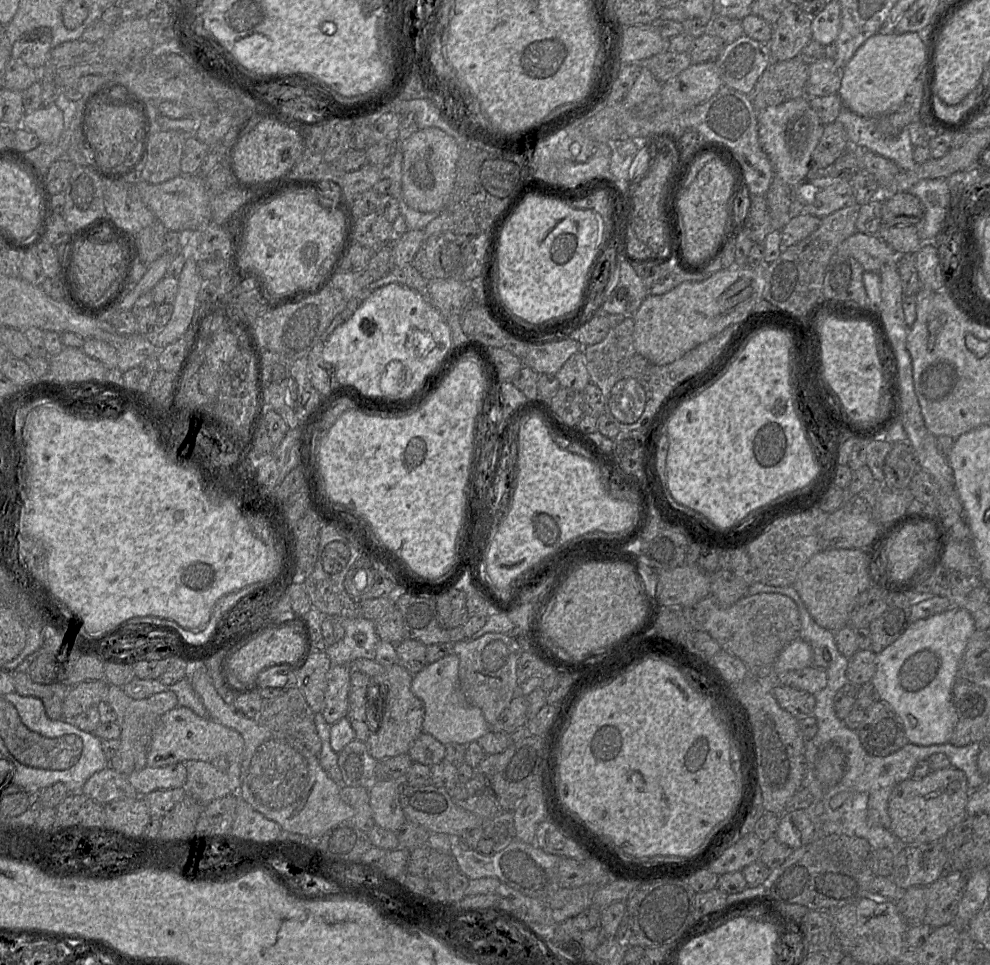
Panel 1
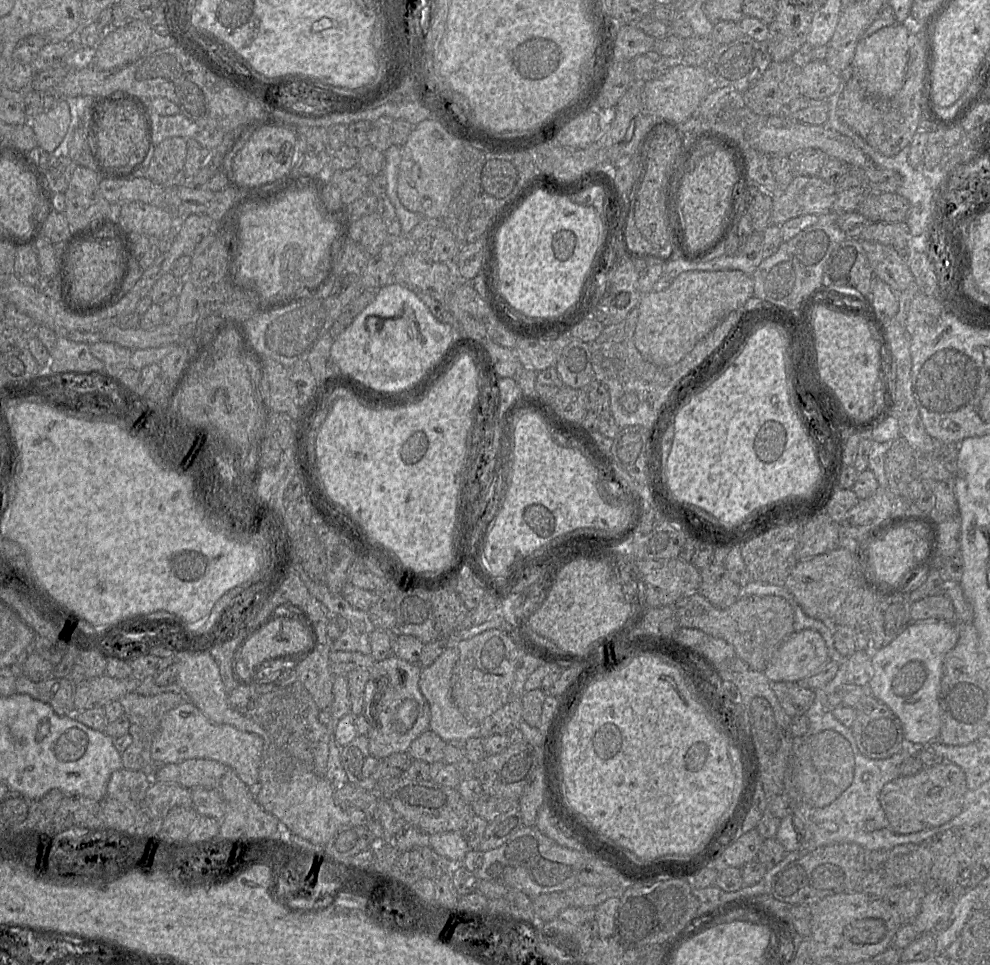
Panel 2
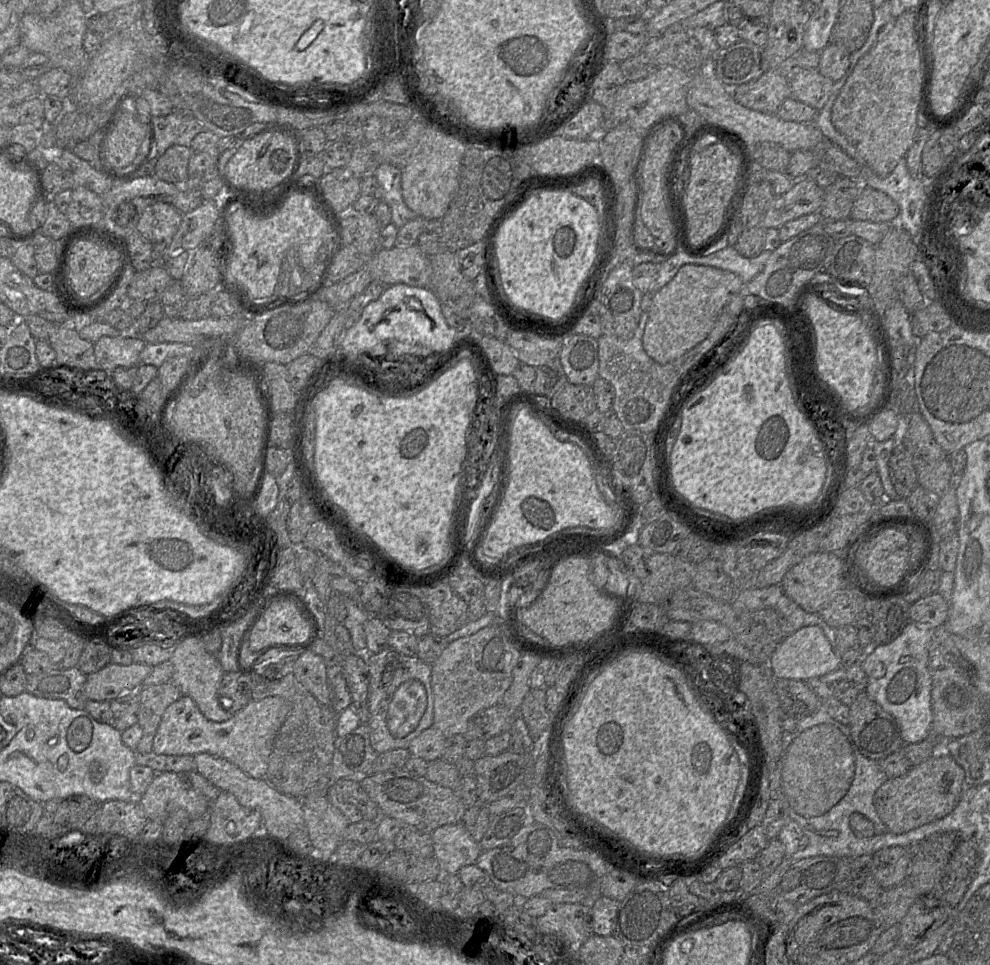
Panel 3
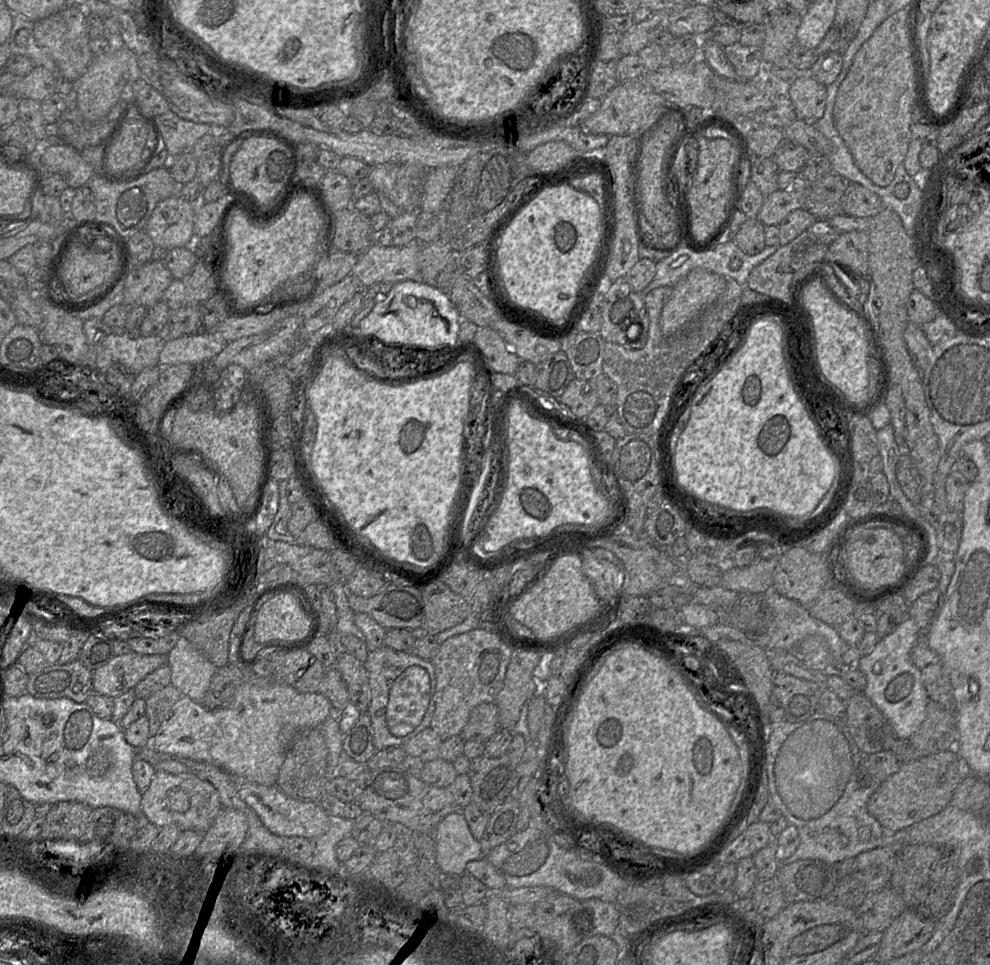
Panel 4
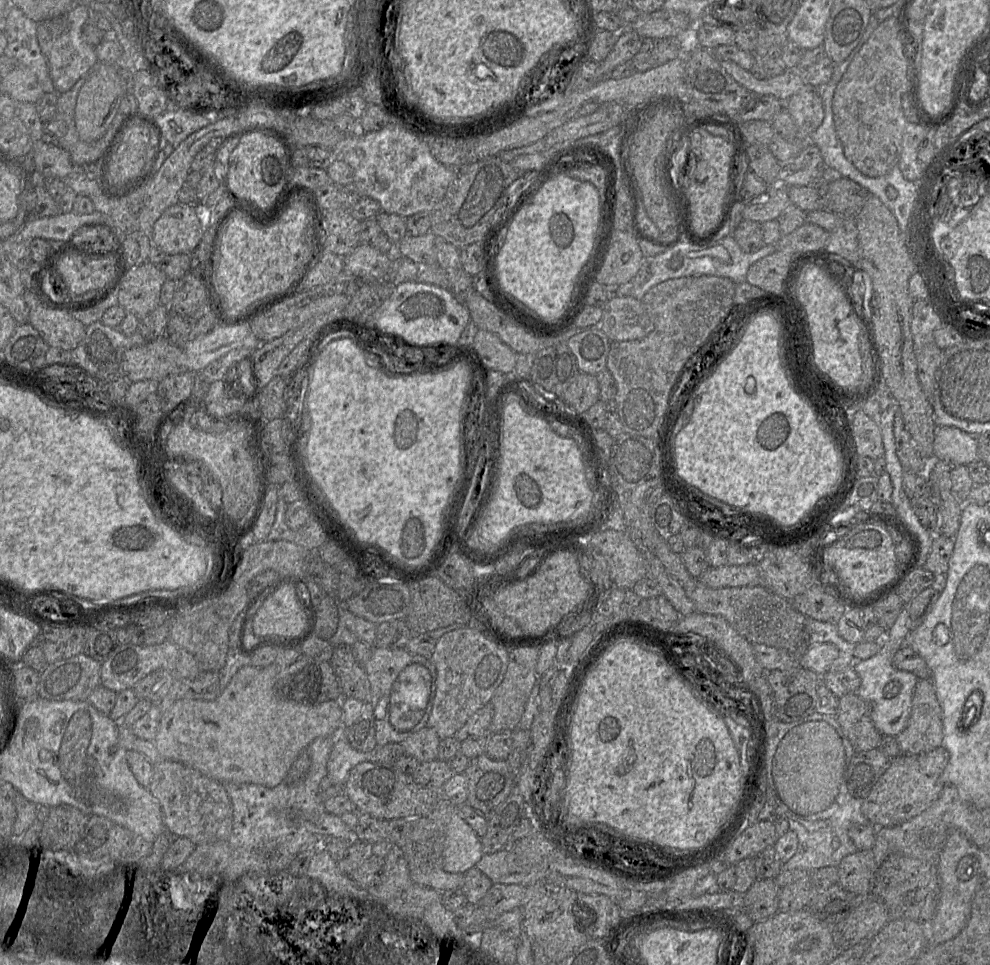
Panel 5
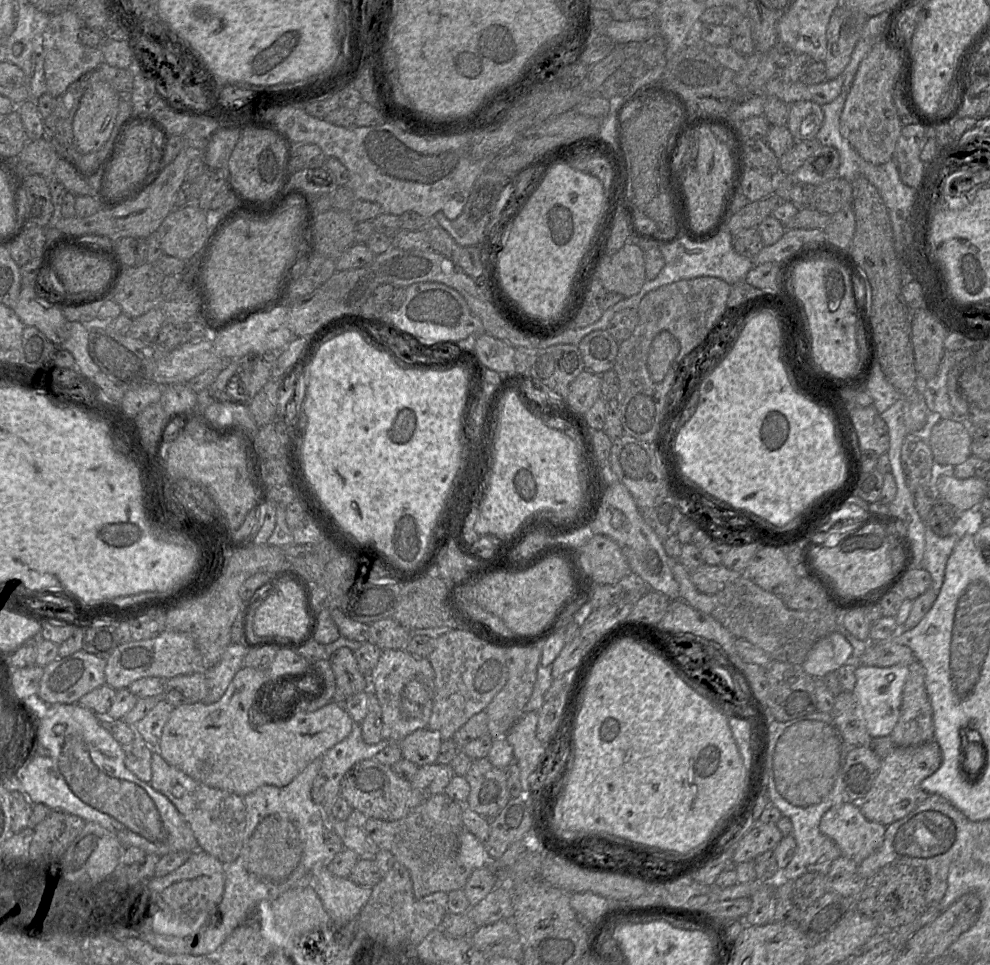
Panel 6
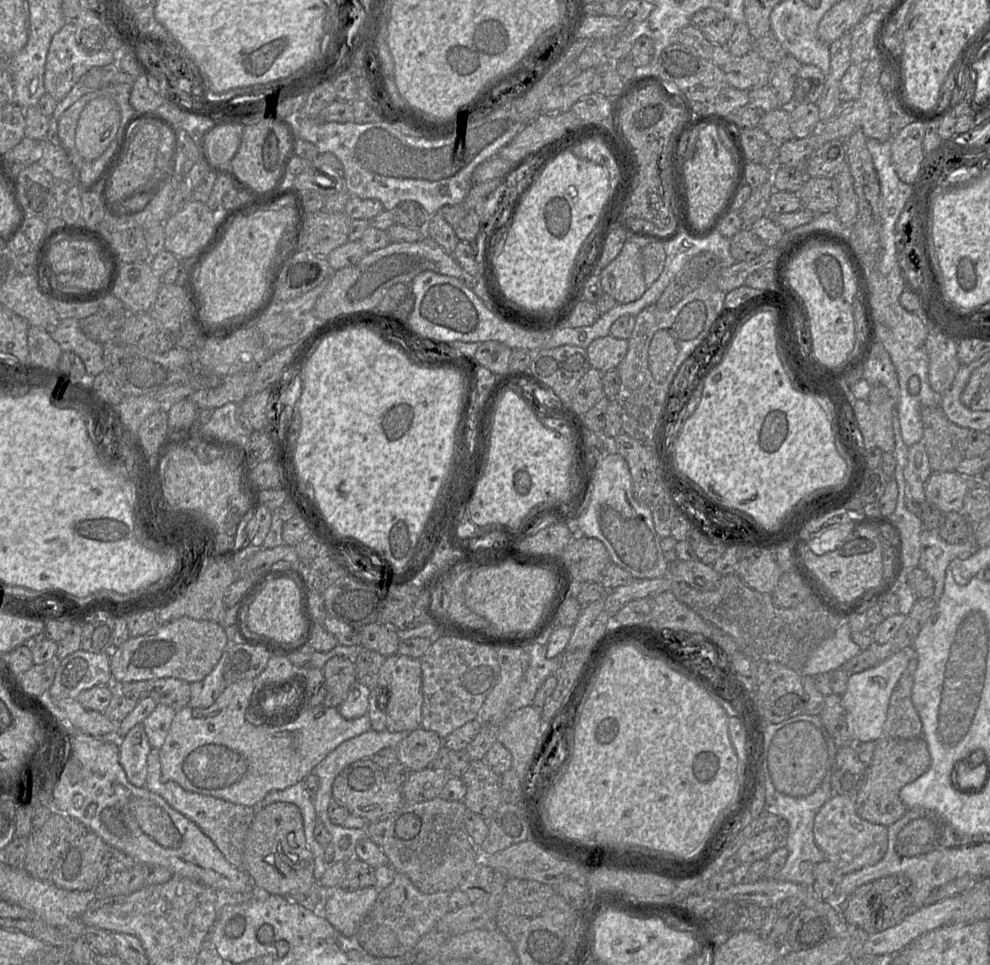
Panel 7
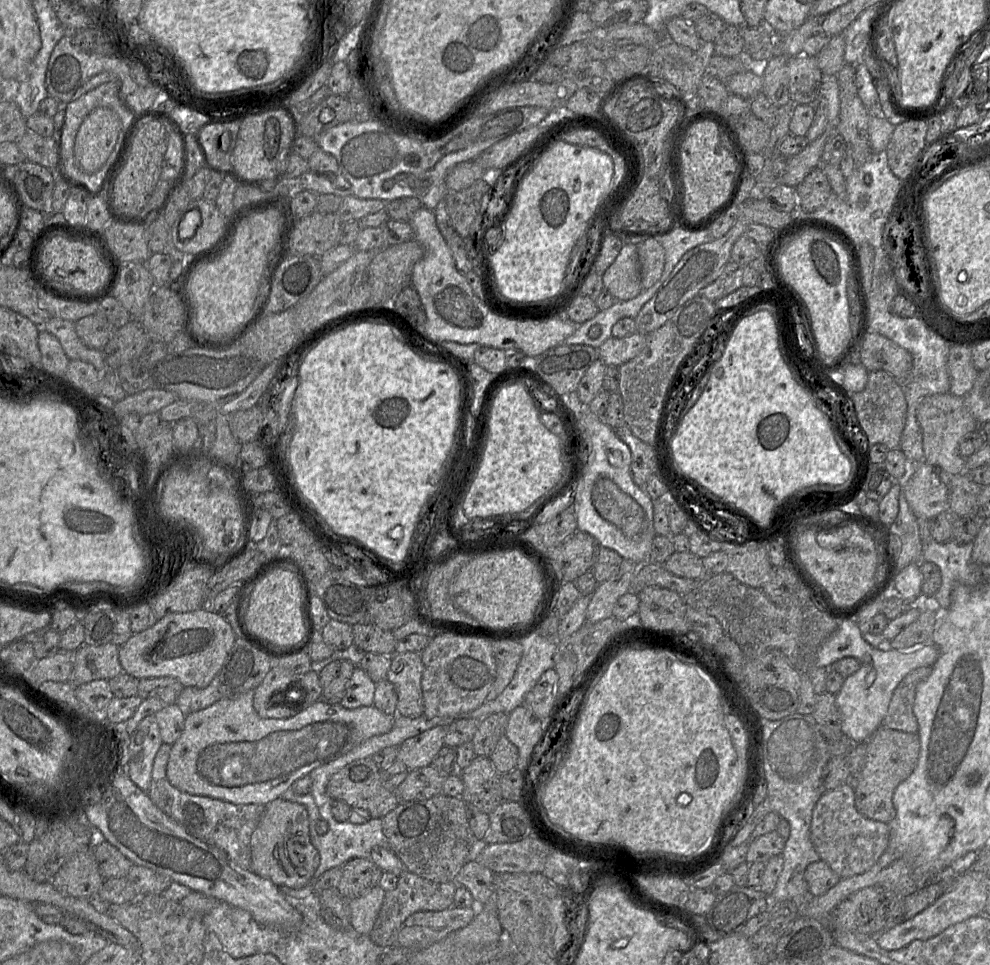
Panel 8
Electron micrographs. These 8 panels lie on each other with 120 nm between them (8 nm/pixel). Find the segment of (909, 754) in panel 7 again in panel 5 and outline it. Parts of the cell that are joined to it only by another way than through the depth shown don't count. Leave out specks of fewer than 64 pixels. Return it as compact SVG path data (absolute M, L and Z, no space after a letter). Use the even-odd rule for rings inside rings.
M938 747L917 755L901 754L892 758L887 770L879 778L869 795L863 799L862 813L874 827L894 827L925 811L941 794L945 784L941 781L942 773L949 761L949 752Z

